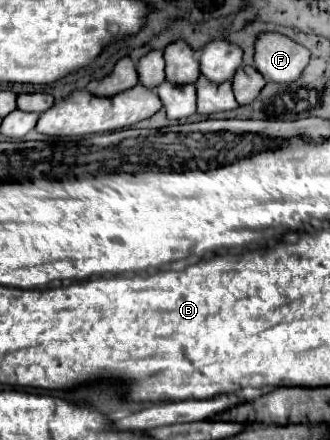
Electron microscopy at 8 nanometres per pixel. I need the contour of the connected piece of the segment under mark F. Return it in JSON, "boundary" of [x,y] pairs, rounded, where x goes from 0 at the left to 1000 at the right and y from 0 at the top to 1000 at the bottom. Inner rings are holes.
{"boundary":[[[794,73],[770,100],[770,150],[812,186],[879,191],[927,155],[939,118],[842,73]]]}

